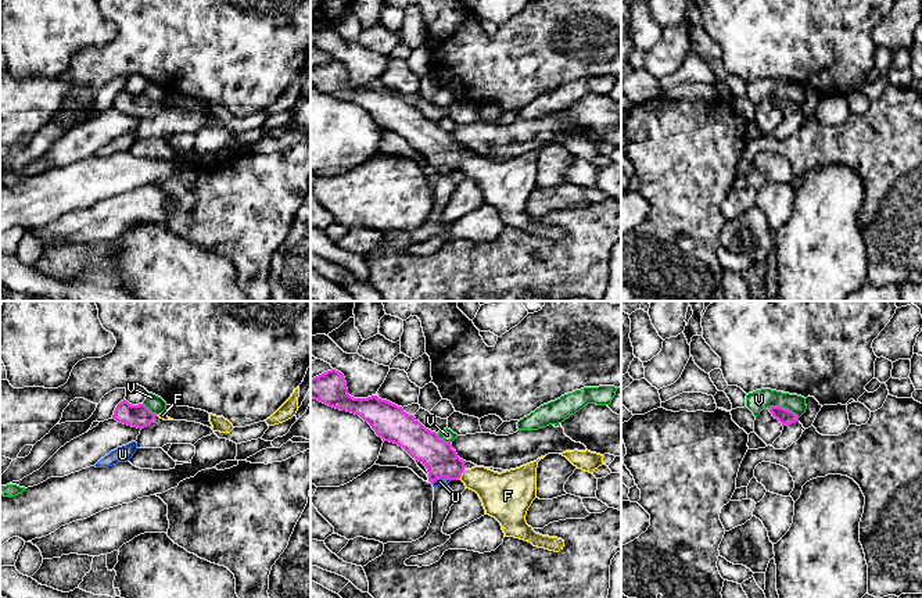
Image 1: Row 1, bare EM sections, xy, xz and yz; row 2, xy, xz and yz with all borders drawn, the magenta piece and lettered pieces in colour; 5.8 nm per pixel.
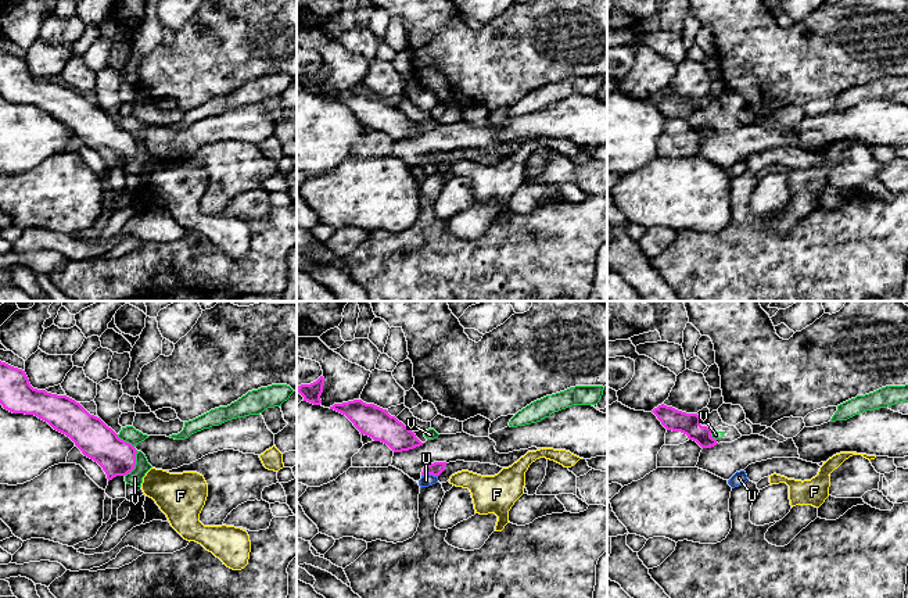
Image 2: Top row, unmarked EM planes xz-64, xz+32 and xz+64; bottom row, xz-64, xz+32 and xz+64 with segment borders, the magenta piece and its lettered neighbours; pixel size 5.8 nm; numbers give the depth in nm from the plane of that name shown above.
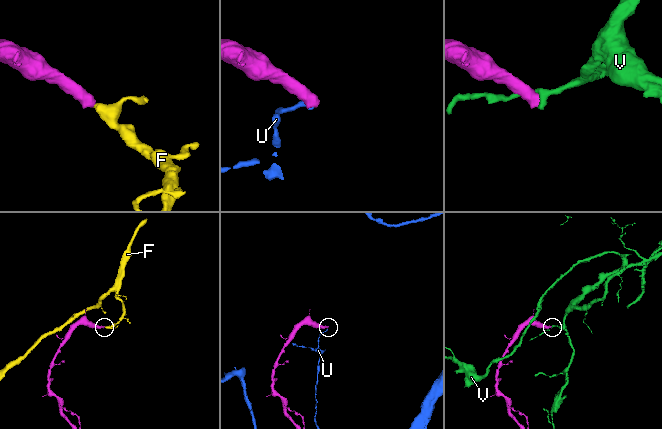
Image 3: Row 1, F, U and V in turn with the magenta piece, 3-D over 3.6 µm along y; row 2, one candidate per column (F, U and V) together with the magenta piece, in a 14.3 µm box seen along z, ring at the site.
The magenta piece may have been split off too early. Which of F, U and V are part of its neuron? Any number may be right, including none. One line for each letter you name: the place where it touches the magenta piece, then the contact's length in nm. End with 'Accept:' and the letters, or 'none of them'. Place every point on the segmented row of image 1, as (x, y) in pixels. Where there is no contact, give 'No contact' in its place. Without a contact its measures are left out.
F: Touches magenta at xz (462, 472). Shared border 70 nm
Accept: F

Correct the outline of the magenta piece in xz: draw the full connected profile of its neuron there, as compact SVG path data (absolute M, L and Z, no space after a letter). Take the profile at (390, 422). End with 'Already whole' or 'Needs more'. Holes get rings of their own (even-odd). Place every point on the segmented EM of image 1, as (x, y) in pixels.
M336 369L311 379L311 398L359 415L383 441L398 444L421 462L431 484L441 477L460 479L466 488L478 494L485 513L501 523L505 537L520 538L555 552L563 549L562 538L535 533L525 522L527 511L537 498L538 462L545 456L502 473L484 466L466 469L466 461L458 456L451 443L445 443L438 433L426 429L402 407L377 395L351 397L344 375Z. Needs more

